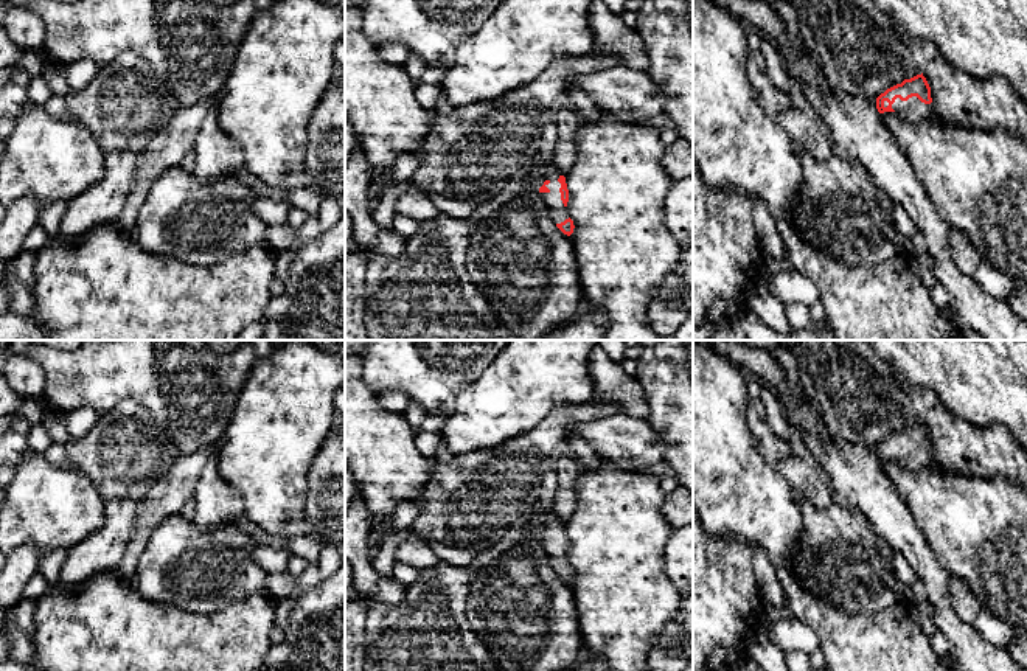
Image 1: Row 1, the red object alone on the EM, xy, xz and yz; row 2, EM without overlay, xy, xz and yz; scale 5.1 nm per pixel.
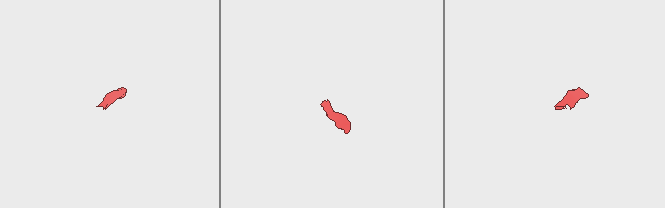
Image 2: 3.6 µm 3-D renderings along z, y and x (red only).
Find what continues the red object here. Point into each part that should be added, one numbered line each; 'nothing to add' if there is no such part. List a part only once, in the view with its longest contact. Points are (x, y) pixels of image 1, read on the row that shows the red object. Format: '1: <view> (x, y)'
1: yz (912, 109)

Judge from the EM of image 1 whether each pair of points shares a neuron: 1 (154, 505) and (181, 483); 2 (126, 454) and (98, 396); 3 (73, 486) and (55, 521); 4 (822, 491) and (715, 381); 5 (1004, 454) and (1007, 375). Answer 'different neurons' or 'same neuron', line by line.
1: same neuron
2: different neurons
3: same neuron
4: different neurons
5: different neurons

